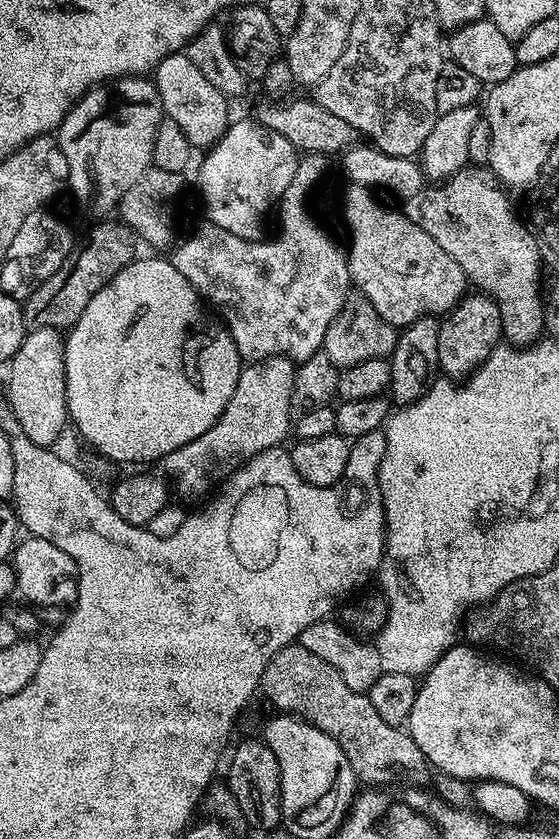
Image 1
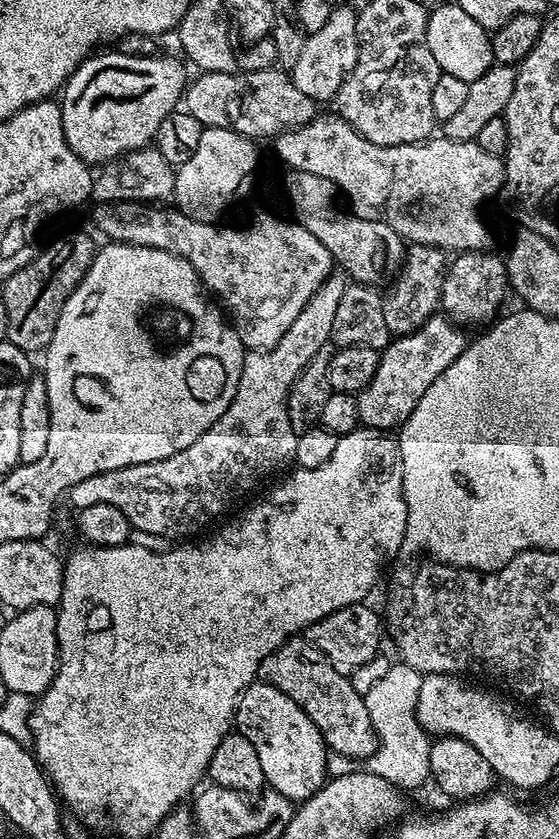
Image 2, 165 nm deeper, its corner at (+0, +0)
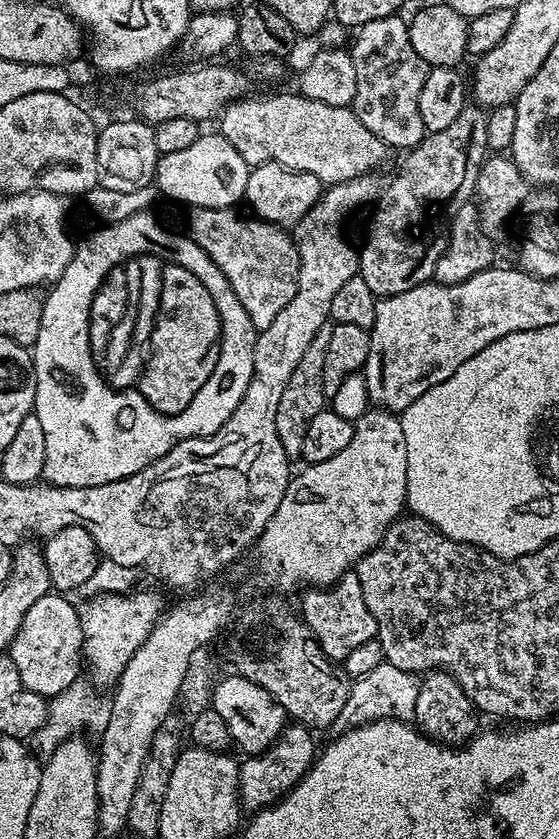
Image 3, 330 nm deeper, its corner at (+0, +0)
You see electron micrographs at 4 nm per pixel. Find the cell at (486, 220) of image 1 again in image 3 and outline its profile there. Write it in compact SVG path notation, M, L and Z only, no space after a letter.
M295 91L292 92L280 92L277 96L255 96L255 94L249 94L242 100L232 101L232 103L226 105L223 112L220 113L218 117L218 123L220 123L220 128L218 128L219 135L224 136L226 142L230 142L230 146L234 146L234 150L238 150L238 154L242 154L242 158L249 166L264 164L267 160L273 160L287 168L296 168L299 172L314 174L314 178L318 178L321 185L327 186L329 184L353 180L359 176L367 176L373 170L376 170L372 168L378 167L379 164L390 155L388 145L383 144L374 134L370 134L370 130L366 130L366 126L362 126L362 122L356 117L351 107L326 106L326 102L314 102L314 98L306 98L305 96L297 94Z

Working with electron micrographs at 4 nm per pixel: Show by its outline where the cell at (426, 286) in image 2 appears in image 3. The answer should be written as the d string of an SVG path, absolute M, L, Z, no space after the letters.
M475 103L464 105L462 114L454 118L446 130L429 132L417 148L411 149L400 166L396 177L380 189L380 195L371 205L372 221L368 237L359 245L360 271L358 275L377 298L397 296L414 286L427 284L435 277L438 258L448 245L447 239L436 233L432 224L423 224L428 207L440 196L440 188L463 189L464 144L476 120Z

